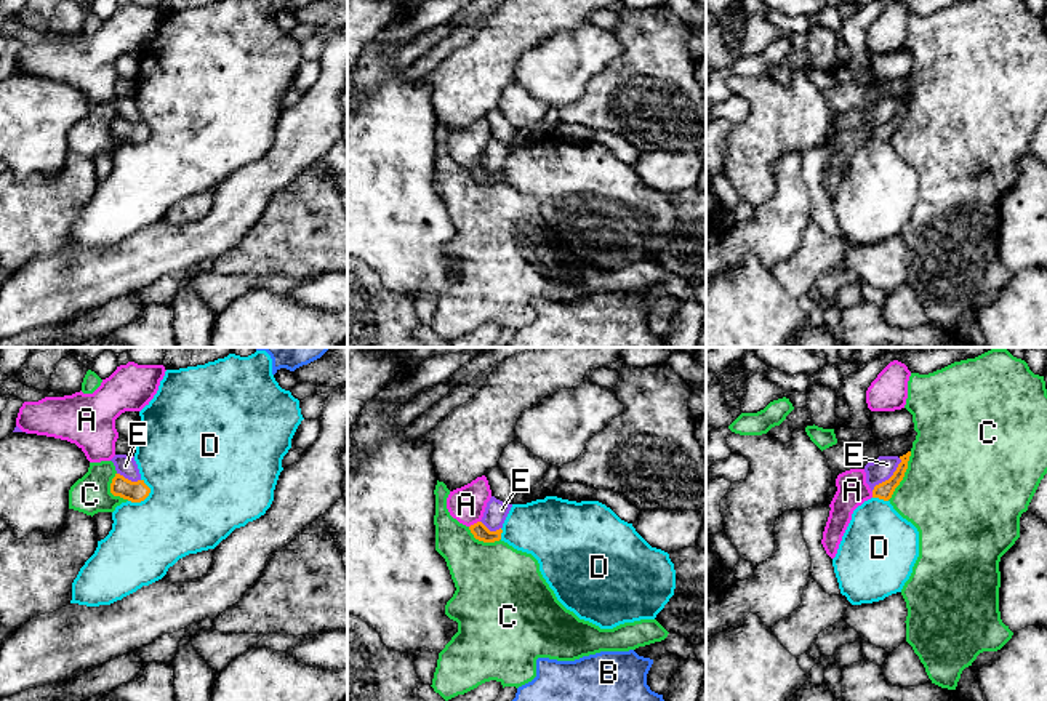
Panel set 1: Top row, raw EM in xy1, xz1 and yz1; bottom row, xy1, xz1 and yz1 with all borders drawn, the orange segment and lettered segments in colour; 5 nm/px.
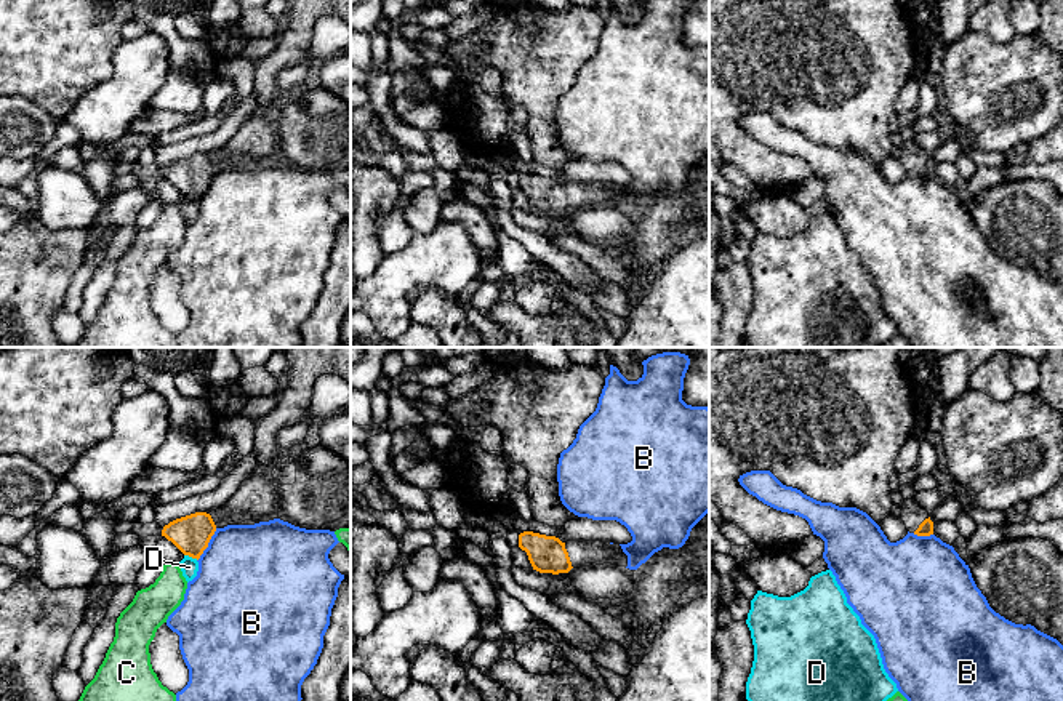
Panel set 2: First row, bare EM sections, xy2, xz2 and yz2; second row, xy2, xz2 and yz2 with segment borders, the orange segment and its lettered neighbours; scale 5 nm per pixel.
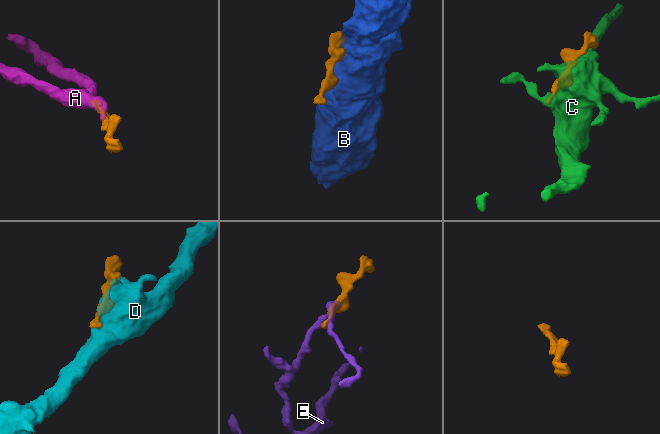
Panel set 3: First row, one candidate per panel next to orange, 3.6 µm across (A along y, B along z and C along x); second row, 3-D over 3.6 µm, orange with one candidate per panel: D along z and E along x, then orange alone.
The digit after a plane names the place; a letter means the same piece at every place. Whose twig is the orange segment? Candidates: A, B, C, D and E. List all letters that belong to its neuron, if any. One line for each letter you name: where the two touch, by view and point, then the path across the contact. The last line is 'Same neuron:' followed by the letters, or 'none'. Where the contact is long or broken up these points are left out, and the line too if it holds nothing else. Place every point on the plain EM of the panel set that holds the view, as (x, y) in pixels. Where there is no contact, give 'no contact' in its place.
Same neuron: none

